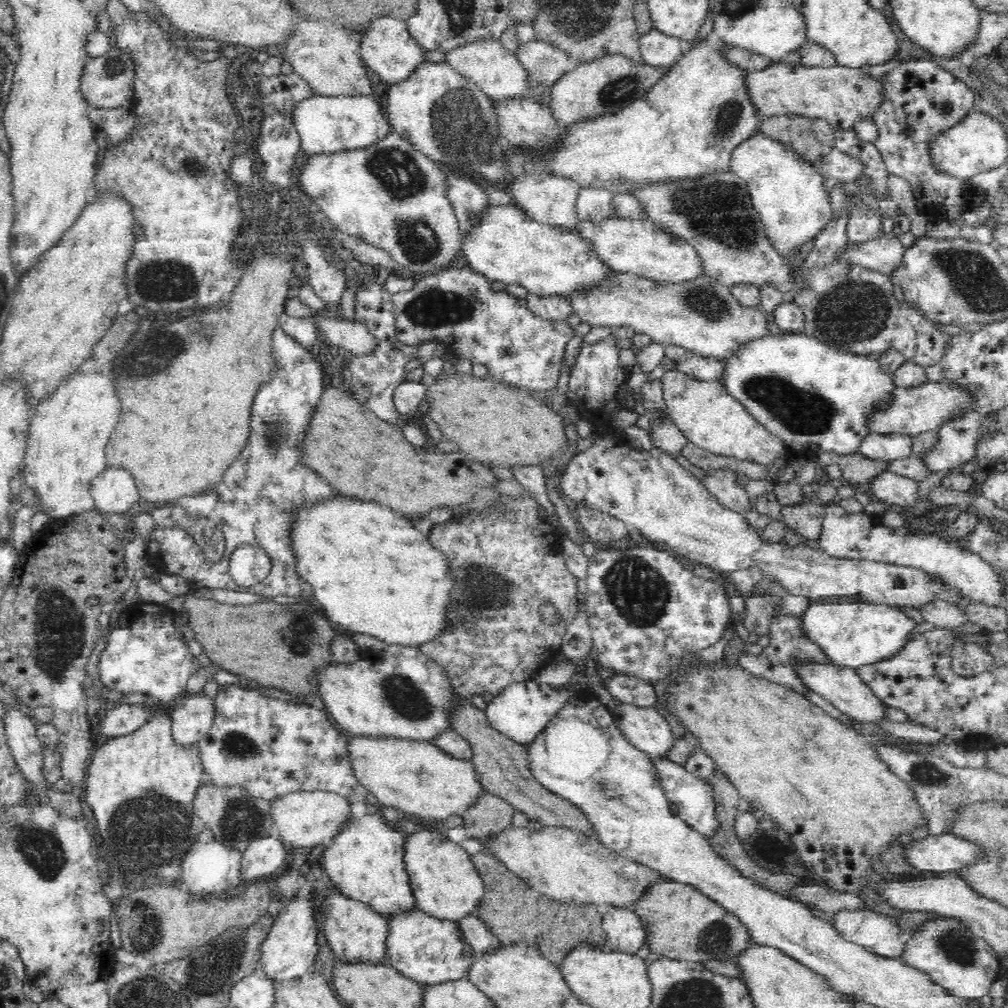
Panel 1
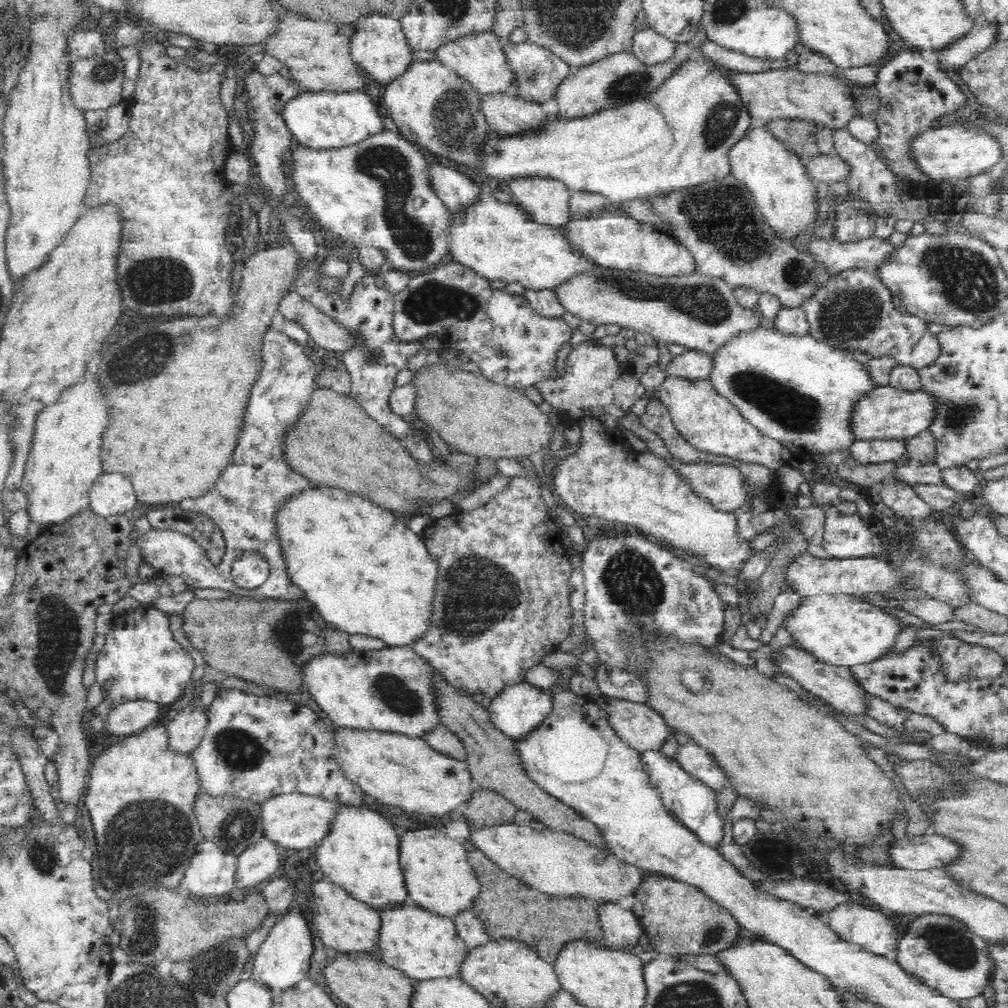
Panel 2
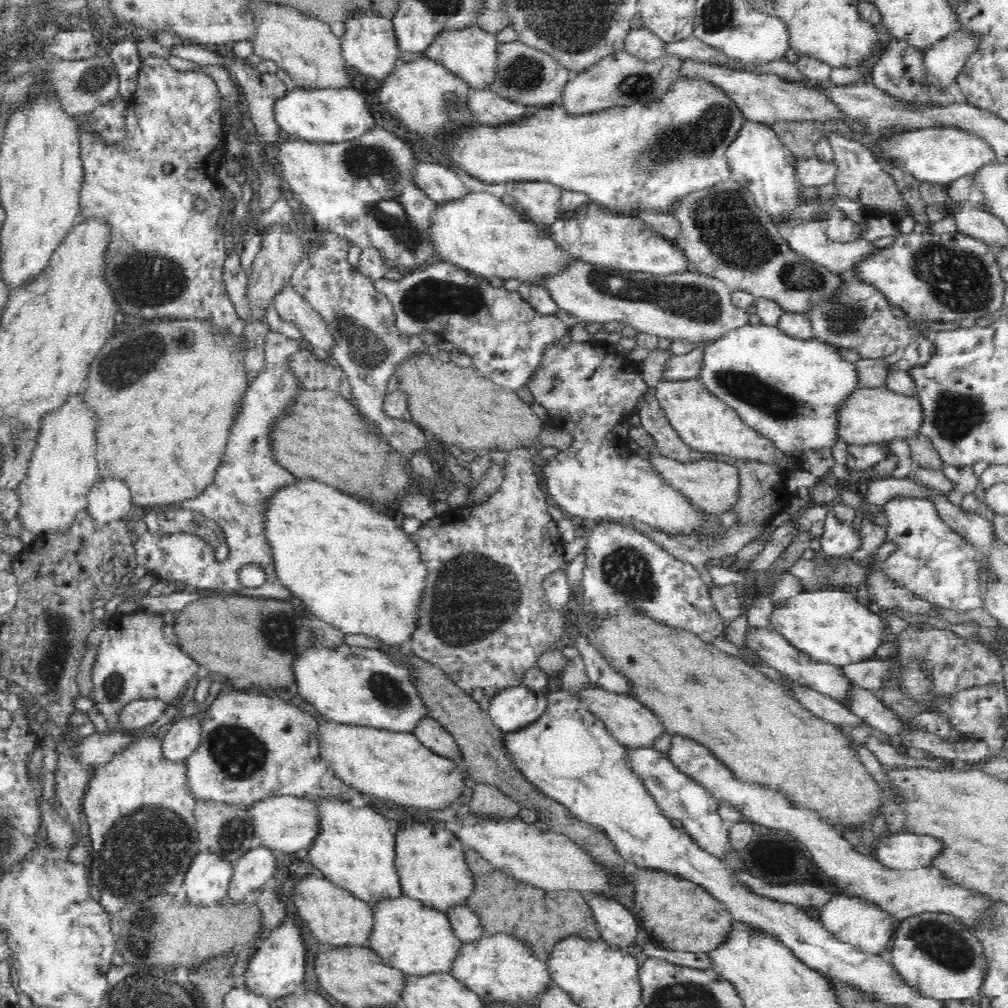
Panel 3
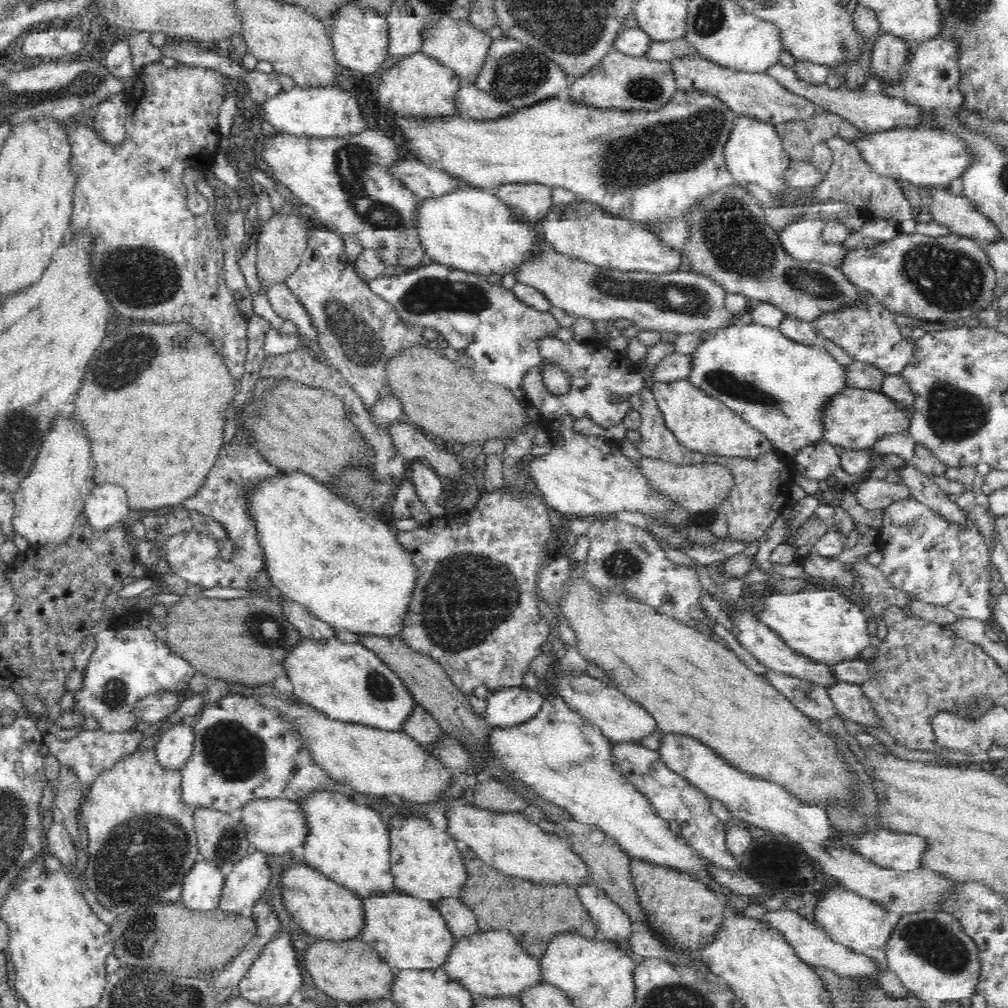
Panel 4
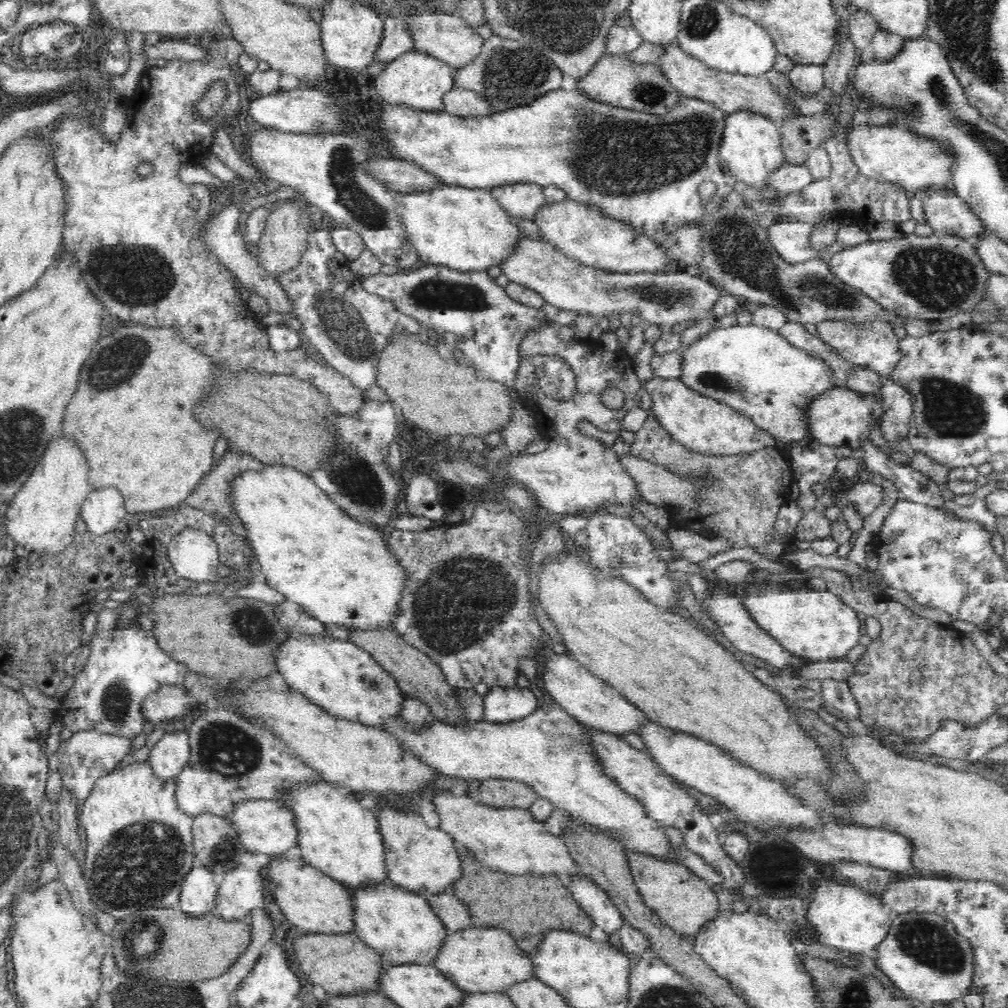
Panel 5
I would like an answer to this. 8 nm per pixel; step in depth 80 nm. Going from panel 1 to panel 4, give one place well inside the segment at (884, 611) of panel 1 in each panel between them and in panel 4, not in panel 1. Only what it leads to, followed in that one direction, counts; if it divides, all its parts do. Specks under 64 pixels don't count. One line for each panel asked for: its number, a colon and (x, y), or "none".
2: (839, 629)
3: (832, 627)
4: (823, 625)

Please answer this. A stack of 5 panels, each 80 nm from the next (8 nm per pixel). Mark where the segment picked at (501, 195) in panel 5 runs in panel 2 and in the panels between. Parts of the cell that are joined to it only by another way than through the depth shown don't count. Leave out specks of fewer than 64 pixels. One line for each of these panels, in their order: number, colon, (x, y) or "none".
2: (544, 200)
3: (540, 202)
4: (532, 202)

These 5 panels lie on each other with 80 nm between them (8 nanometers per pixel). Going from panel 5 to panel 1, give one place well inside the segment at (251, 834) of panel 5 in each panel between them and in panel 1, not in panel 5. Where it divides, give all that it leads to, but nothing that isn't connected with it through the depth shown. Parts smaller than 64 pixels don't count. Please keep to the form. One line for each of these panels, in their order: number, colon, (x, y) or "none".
1: (303, 819)
2: (295, 820)
3: (287, 823)
4: (277, 825)

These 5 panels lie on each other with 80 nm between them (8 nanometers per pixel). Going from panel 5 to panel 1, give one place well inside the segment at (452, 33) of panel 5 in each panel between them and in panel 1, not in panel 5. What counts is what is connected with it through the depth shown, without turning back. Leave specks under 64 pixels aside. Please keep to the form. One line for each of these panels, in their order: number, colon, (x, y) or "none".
1: (495, 70)
2: (480, 59)
3: (472, 53)
4: (458, 45)

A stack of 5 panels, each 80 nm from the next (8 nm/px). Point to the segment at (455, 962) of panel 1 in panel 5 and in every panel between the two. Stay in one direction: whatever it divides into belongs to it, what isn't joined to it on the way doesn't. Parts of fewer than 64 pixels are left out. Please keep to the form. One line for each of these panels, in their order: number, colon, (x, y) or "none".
2: (424, 946)
3: (420, 941)
4: (410, 934)
5: (400, 926)

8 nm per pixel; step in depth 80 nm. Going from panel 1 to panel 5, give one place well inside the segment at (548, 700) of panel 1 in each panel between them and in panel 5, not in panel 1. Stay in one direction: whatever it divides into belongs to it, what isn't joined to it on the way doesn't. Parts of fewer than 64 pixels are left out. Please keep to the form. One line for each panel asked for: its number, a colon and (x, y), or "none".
2: (520, 709)
3: (512, 710)
4: (508, 707)
5: (501, 705)

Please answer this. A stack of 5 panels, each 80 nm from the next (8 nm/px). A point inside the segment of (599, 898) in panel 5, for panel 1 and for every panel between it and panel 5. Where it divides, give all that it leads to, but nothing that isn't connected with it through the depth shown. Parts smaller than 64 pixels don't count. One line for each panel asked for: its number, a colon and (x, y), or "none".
1: (624, 930)
2: (622, 930)
3: (618, 927)
4: (610, 918)

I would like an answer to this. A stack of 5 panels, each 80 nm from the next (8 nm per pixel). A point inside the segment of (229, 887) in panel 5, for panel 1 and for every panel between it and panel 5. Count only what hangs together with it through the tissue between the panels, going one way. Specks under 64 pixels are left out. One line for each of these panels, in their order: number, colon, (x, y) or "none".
1: (262, 857)
2: (258, 862)
3: (255, 868)
4: (249, 877)

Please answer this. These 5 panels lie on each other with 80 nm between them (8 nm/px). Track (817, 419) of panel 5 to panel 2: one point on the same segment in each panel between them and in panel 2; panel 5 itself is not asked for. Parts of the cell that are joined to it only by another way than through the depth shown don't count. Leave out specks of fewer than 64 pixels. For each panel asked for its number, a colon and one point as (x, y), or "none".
2: (888, 412)
3: (871, 415)
4: (857, 418)

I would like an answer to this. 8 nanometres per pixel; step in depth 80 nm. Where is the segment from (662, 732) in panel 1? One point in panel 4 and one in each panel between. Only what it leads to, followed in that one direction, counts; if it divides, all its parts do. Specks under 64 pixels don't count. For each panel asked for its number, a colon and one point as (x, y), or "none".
2: (642, 727)
3: (628, 720)
4: (622, 720)

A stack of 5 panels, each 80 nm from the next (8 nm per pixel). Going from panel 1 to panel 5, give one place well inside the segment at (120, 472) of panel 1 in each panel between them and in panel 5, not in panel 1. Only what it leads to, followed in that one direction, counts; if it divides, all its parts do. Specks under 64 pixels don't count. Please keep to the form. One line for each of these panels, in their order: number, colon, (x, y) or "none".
2: (112, 494)
3: (109, 499)
4: (107, 504)
5: (103, 510)

